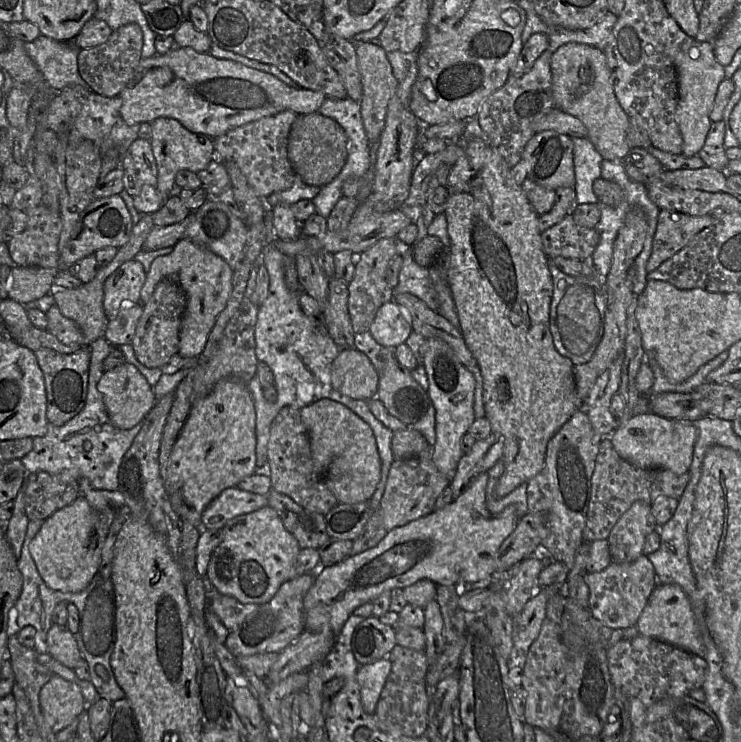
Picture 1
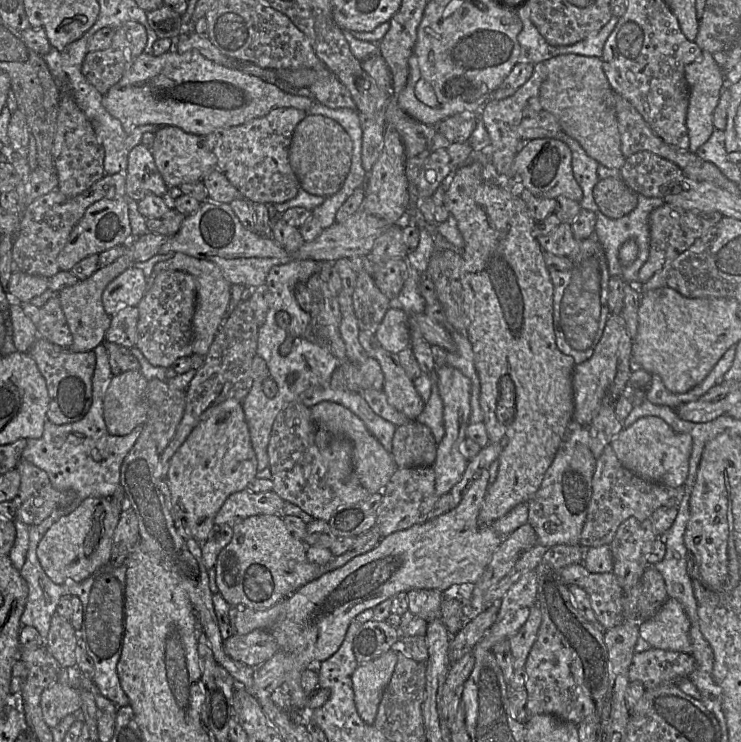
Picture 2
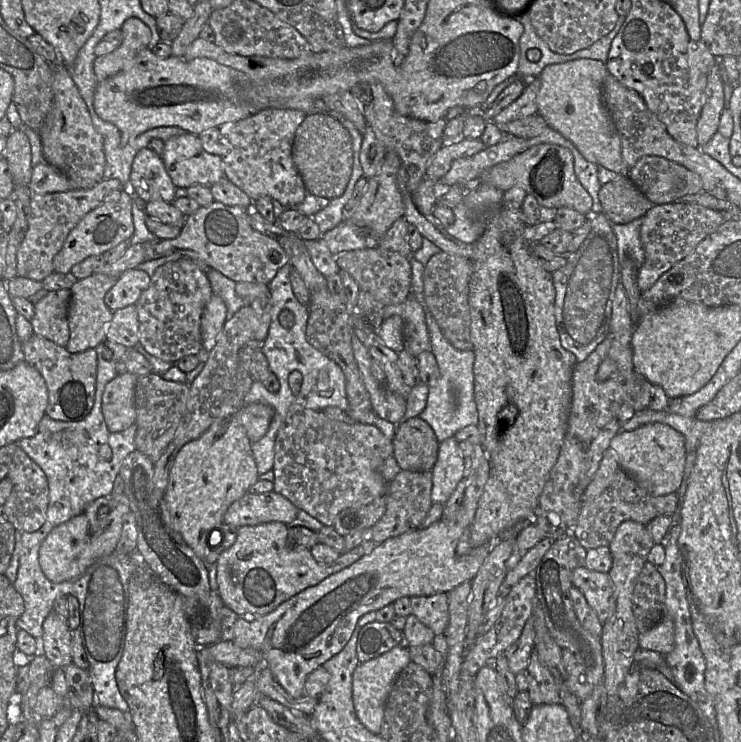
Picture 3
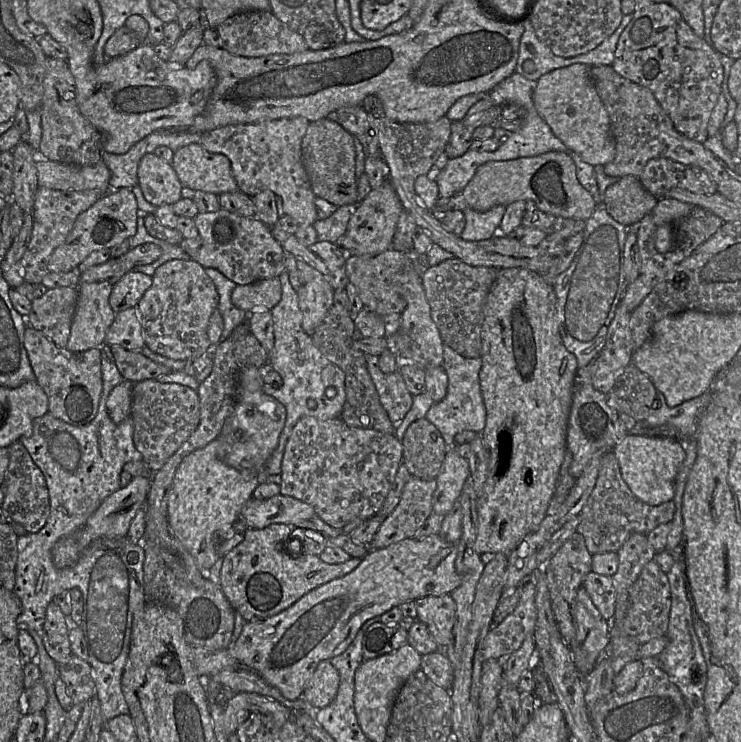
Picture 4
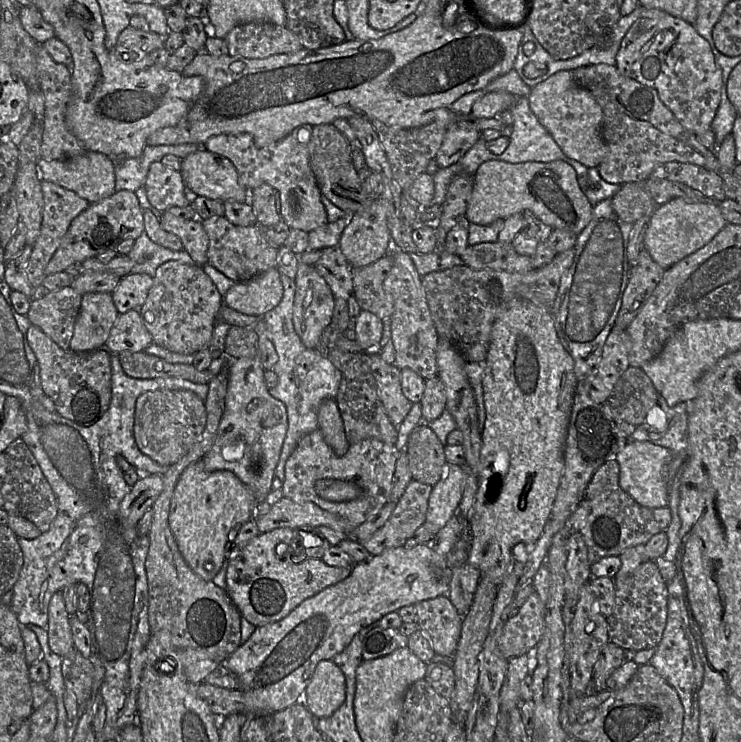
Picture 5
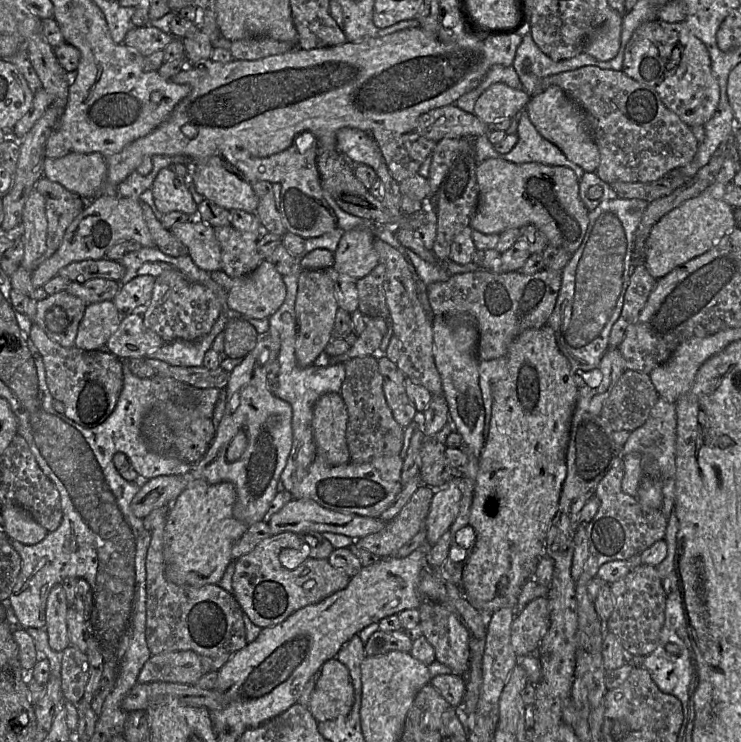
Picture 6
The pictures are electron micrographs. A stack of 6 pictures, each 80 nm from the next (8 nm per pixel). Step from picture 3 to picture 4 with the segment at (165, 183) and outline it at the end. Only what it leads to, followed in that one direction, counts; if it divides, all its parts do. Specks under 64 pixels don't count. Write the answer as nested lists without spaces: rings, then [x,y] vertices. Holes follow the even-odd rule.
[[[153,153],[142,157],[137,176],[144,198],[154,207],[173,205],[182,199],[183,186],[172,165]]]

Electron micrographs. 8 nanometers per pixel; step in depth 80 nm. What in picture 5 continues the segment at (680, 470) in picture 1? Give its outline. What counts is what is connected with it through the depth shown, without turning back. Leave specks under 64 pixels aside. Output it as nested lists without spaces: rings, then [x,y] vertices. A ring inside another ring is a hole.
[[[629,441],[616,459],[620,466],[619,484],[636,502],[648,508],[669,506],[668,465],[672,459],[669,449],[649,441]]]

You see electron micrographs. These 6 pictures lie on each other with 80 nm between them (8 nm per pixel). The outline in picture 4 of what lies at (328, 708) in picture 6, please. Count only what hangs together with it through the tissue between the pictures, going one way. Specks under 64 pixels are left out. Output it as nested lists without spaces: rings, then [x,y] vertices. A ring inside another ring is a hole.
[[[330,661],[319,662],[303,693],[308,708],[316,711],[328,706],[337,694],[339,683],[339,673]]]

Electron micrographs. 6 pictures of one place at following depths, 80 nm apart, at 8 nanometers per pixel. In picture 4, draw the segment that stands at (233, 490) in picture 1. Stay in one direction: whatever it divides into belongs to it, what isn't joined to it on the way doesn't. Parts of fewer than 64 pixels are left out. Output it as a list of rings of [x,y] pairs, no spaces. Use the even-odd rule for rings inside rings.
[[[282,494],[268,499],[249,499],[241,509],[239,519],[252,529],[272,524],[296,525],[315,516],[314,508],[293,497]]]

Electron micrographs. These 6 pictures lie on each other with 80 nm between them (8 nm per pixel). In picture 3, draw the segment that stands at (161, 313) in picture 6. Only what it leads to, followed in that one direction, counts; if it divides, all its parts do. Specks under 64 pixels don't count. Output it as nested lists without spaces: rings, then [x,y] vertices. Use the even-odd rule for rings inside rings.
[[[182,257],[179,260],[168,262],[165,265],[159,267],[153,276],[151,276],[148,288],[141,294],[135,306],[138,312],[139,321],[139,345],[141,345],[152,356],[155,356],[166,362],[176,363],[183,357],[189,355],[197,355],[202,349],[201,317],[206,304],[209,302],[213,295],[213,290],[205,273],[205,269],[210,268],[204,268],[201,264],[198,264],[189,258]]]

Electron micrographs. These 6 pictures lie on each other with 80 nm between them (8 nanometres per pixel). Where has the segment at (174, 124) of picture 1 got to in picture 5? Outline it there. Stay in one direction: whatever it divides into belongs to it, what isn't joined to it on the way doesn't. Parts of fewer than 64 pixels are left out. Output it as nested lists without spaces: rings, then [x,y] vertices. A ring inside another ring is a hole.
[[[204,148],[181,160],[180,173],[185,186],[198,196],[221,202],[249,201],[250,191],[240,184],[230,160]]]

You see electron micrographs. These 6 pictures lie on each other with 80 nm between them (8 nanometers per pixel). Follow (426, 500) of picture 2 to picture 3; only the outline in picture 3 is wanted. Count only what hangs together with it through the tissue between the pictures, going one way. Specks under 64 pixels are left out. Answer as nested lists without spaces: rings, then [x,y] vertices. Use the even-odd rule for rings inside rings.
[[[401,470],[389,483],[385,492],[386,511],[380,520],[369,529],[369,539],[380,544],[389,538],[420,528],[432,506],[432,471]]]

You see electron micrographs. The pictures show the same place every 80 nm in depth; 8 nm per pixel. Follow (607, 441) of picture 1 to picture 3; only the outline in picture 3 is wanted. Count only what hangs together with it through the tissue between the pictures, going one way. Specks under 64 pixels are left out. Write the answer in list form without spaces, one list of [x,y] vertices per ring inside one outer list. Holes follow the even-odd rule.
[[[609,447],[604,453],[599,468],[582,497],[582,510],[571,530],[586,549],[610,546],[619,526],[628,520],[648,525],[654,518],[673,516],[678,510],[679,496],[673,492],[663,496],[653,496],[640,487],[619,464],[617,453]]]

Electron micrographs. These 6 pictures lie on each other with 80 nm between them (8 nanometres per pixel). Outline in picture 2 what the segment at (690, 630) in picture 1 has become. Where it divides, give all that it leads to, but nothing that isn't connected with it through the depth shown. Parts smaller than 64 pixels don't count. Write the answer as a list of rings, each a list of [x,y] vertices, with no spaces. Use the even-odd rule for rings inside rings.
[[[668,598],[657,614],[642,621],[639,627],[640,643],[653,648],[691,654],[690,620],[681,605]]]

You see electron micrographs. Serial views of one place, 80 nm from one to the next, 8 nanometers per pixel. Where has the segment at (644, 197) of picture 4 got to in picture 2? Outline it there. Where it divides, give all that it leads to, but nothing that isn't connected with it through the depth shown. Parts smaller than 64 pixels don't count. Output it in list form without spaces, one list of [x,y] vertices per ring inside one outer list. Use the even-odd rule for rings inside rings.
[[[622,178],[599,180],[593,195],[600,212],[610,219],[619,219],[629,214],[638,204],[638,194]]]

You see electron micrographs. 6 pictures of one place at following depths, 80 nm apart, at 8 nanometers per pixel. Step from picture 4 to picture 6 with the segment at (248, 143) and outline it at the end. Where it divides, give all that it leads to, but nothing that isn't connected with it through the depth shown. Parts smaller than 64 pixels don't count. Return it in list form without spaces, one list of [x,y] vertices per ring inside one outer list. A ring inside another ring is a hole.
[[[309,131],[299,133],[287,149],[268,157],[258,158],[243,149],[224,149],[220,155],[238,169],[253,184],[266,181],[280,184],[280,215],[287,232],[305,240],[324,235],[336,228],[337,218],[324,200],[320,176],[316,167],[317,139]]]

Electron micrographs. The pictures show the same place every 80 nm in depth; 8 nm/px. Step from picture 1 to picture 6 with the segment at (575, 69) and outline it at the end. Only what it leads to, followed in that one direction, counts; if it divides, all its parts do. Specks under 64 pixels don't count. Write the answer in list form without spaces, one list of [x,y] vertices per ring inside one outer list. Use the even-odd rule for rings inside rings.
[[[551,86],[544,92],[532,96],[526,112],[542,137],[556,145],[567,159],[585,172],[595,172],[600,164],[600,153],[589,130],[584,111],[558,86]]]

